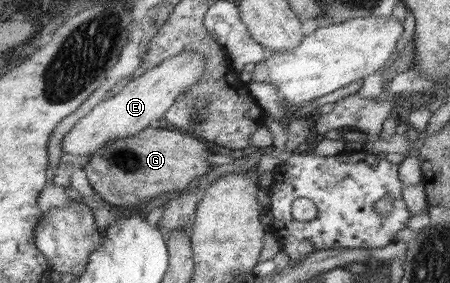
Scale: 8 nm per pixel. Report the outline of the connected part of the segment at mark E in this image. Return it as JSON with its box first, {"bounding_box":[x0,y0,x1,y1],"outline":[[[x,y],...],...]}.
{"bounding_box":[62,51,205,156],"outline":[[[181,51],[133,78],[113,98],[101,101],[73,126],[63,139],[62,151],[72,156],[90,156],[107,142],[127,138],[142,132],[153,121],[164,119],[164,114],[205,72],[205,57],[199,51]]]}

